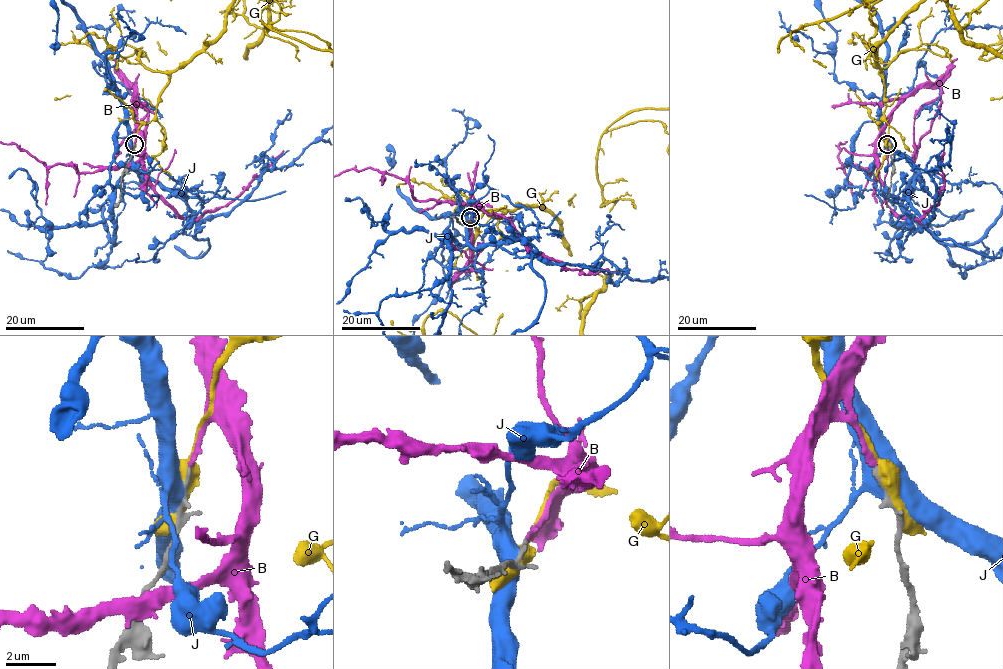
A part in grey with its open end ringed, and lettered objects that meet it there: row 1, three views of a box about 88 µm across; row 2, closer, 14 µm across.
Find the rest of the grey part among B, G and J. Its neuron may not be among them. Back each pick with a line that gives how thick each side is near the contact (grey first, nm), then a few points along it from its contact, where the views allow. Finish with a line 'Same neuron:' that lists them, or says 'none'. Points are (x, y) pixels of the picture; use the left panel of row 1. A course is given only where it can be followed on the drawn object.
B: 150 nm thick on the grey side, 180 nm on the other; it runs (134, 143), (138, 136), (142, 144), (145, 181), (180, 216), (193, 219), (225, 206), (283, 150)
Same neuron: B

